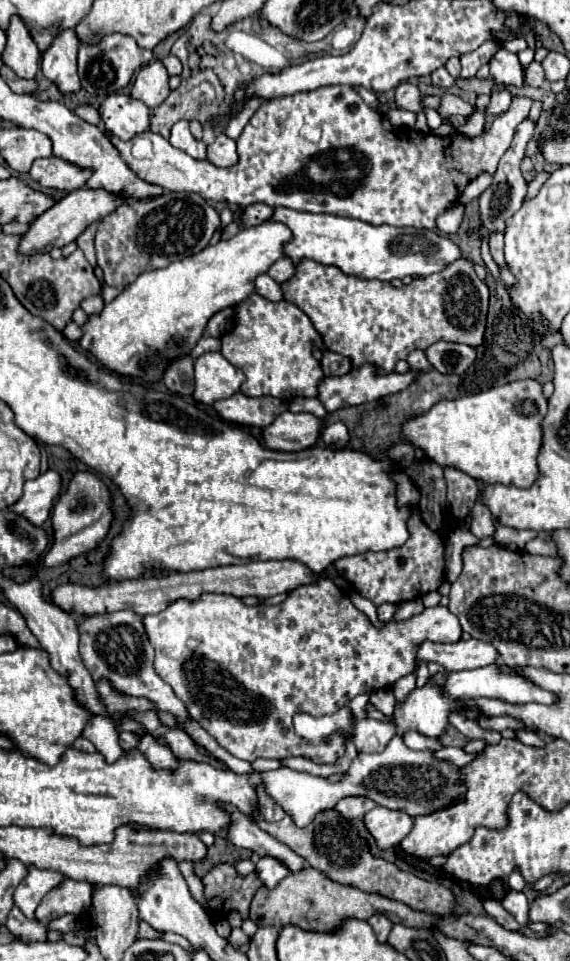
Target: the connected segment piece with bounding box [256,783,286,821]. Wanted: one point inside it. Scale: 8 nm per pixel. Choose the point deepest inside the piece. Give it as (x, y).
(271, 810)

